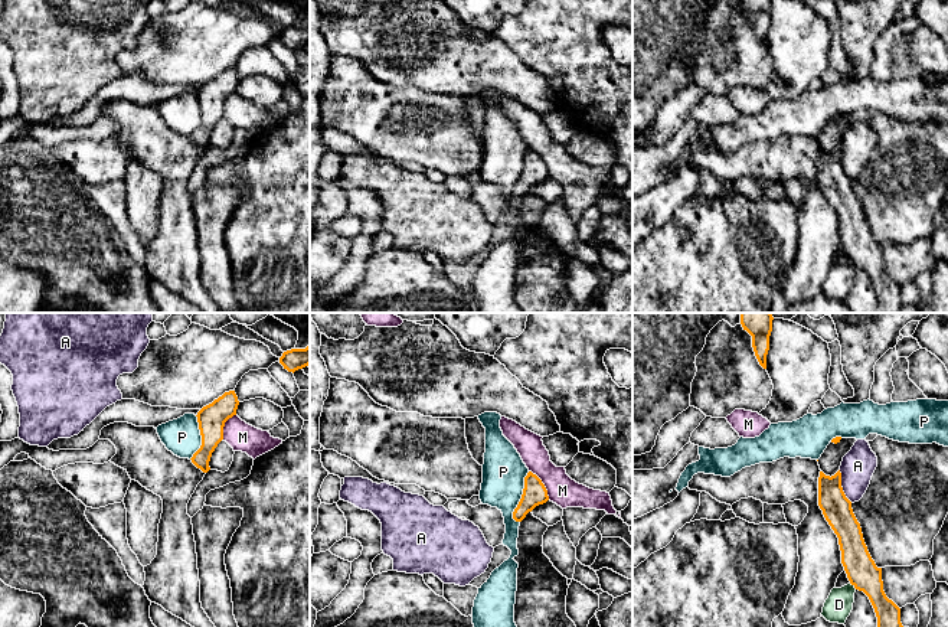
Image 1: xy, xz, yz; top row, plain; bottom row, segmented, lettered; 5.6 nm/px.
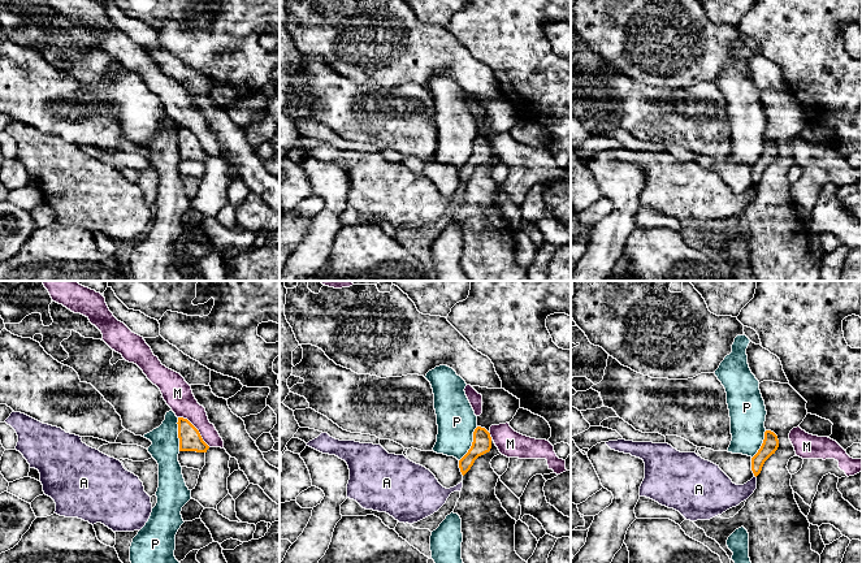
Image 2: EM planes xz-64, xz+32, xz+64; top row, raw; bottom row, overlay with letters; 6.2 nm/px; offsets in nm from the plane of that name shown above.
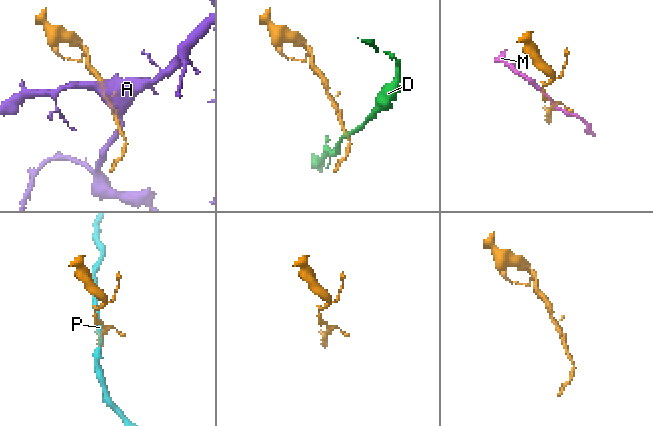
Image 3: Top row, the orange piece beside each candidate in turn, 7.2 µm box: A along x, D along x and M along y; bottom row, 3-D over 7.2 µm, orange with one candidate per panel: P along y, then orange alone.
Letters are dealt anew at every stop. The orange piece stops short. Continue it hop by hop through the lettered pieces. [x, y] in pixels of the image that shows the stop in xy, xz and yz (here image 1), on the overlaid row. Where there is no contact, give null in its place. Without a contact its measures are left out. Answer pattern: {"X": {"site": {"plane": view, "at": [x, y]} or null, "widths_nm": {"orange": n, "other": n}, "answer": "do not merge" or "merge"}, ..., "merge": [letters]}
{"A": {"site": {"plane": "yz", "at": [840, 486]}, "widths_nm": {"orange": 160, "other": 190}, "answer": "do not merge"}, "D": {"site": {"plane": "yz", "at": [853, 584]}, "widths_nm": {"orange": 170, "other": 160}, "answer": "do not merge"}, "M": {"site": {"plane": "xz", "at": [543, 485]}, "widths_nm": {"orange": 140, "other": 160}, "answer": "do not merge"}, "P": {"site": {"plane": "xz", "at": [522, 497]}, "widths_nm": {"orange": 140, "other": 240}, "answer": "do not merge"}, "merge": []}

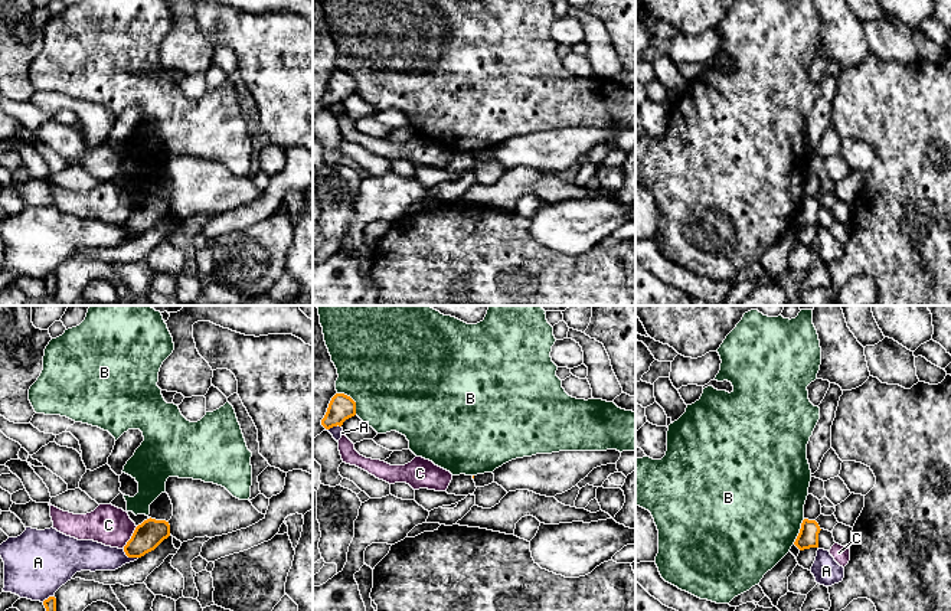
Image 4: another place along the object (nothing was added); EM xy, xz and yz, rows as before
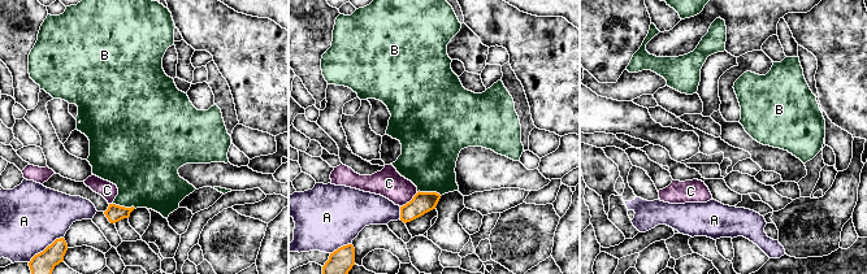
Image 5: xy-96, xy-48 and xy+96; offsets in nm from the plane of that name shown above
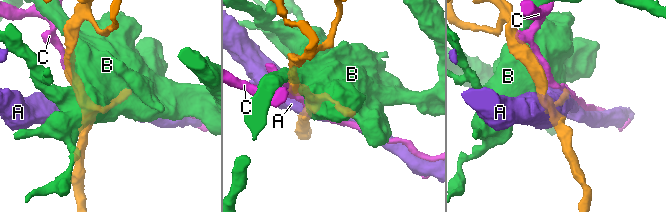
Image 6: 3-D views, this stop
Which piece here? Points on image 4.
{"A": {"site": {"plane": "xy", "at": [130, 556]}, "widths_nm": {"orange": 160, "other": 180}, "answer": "do not merge"}, "B": {"site": {"plane": "xz", "at": [352, 399]}, "widths_nm": {"orange": 140, "other": 500}, "answer": "do not merge"}, "C": {"site": {"plane": "xy", "at": [131, 538]}, "widths_nm": {"orange": 160, "other": 220}, "answer": "do not merge"}, "merge": []}

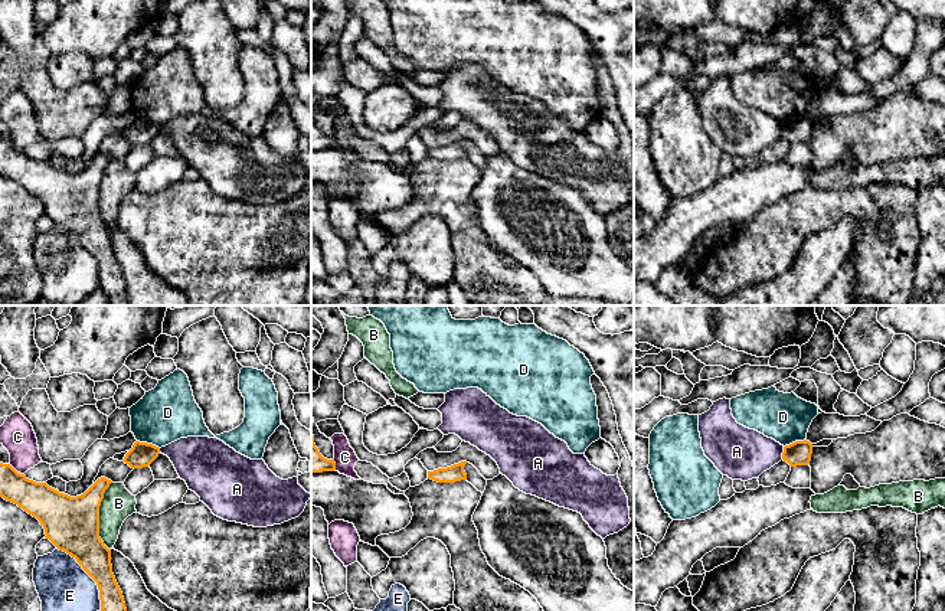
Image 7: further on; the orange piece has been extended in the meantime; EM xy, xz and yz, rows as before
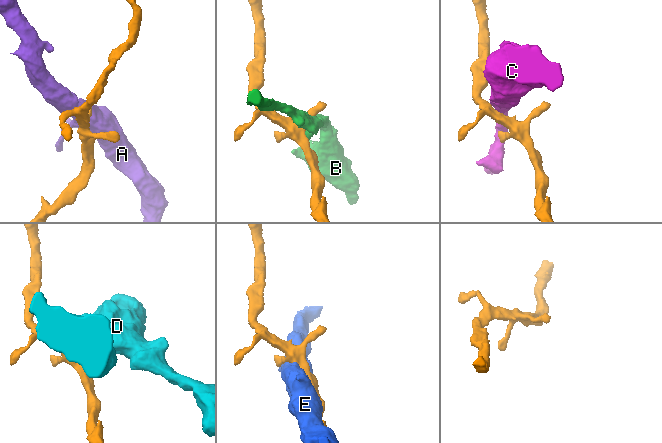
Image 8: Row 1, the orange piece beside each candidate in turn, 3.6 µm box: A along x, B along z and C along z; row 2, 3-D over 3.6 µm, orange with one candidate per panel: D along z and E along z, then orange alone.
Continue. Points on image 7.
{"A": {"site": {"plane": "yz", "at": [782, 453]}, "widths_nm": {"orange": 140, "other": 300}, "answer": "do not merge"}, "B": {"site": {"plane": "xy", "at": [98, 516]}, "widths_nm": {"orange": 300, "other": 180}, "answer": "do not merge"}, "C": {"site": {"plane": "xy", "at": [15, 470]}, "widths_nm": {"orange": 190, "other": 190}, "answer": "do not merge"}, "D": {"site": {"plane": "xy", "at": [149, 444]}, "widths_nm": {"orange": 140, "other": 320}, "answer": "do not merge"}, "E": {"site": {"plane": "xy", "at": [88, 574]}, "widths_nm": {"orange": 260, "other": 280}, "answer": "do not merge"}, "merge": []}

